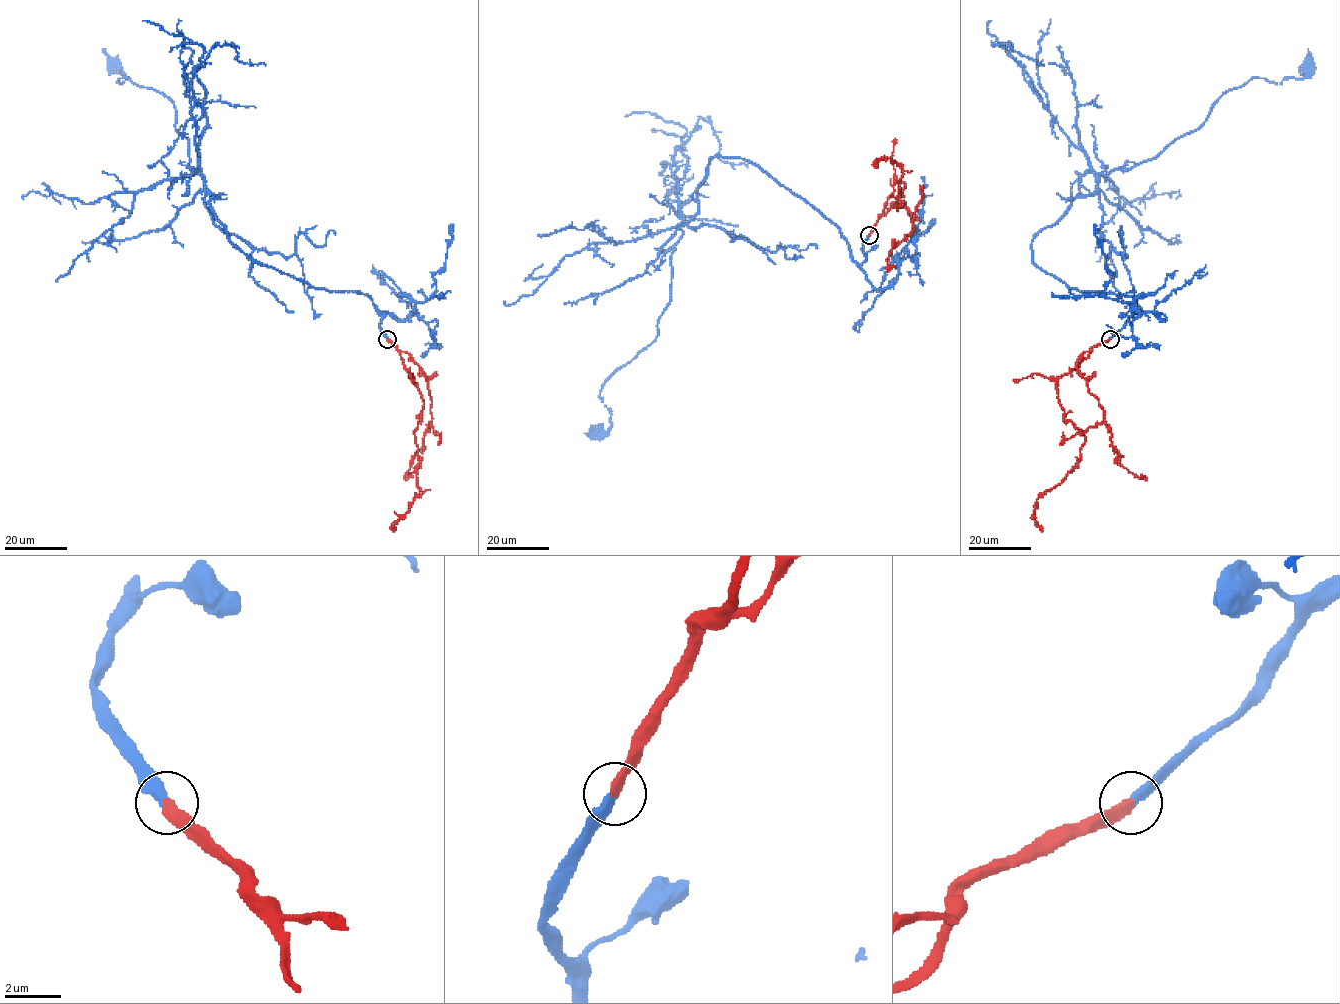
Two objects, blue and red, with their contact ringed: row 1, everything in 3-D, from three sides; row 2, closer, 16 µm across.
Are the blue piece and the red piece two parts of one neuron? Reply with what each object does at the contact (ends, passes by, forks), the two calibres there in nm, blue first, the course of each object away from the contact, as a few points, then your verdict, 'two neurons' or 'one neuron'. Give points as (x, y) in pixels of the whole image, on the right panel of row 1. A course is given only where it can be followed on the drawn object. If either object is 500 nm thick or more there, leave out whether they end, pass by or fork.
blue ends | red ends | 360/360 nm | blue via (1110, 338), (1136, 300), (1070, 288), (1033, 262), (1033, 238), (1228, 91), (1308, 67) | red via (1110, 338), (1058, 380), (1065, 419), (1082, 433), (1085, 443), (1079, 462), (1037, 500), (1034, 520), (1042, 532) | one neuron

